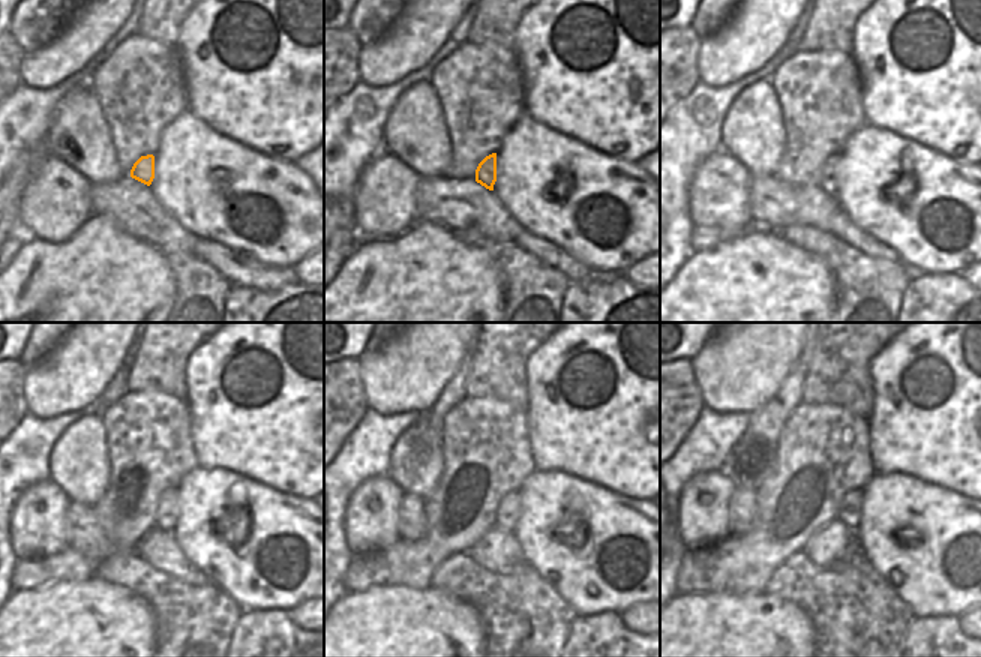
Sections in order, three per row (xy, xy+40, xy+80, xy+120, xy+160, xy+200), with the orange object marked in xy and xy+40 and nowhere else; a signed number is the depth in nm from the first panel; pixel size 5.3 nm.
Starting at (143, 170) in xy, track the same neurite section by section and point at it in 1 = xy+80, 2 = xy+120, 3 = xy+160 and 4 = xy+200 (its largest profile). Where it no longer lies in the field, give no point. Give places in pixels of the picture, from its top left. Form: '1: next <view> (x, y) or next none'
1: next xy+80 (827, 177)
2: next xy+120 (167, 516)
3: next xy+160 (509, 509)
4: next xy+200 (851, 507)

